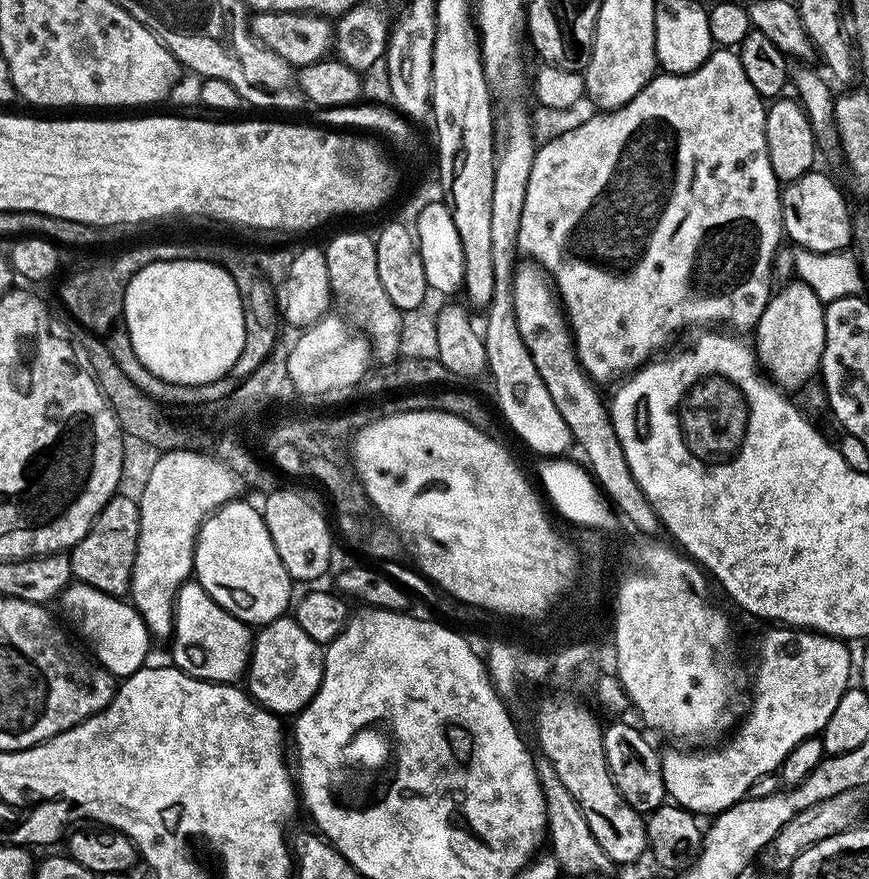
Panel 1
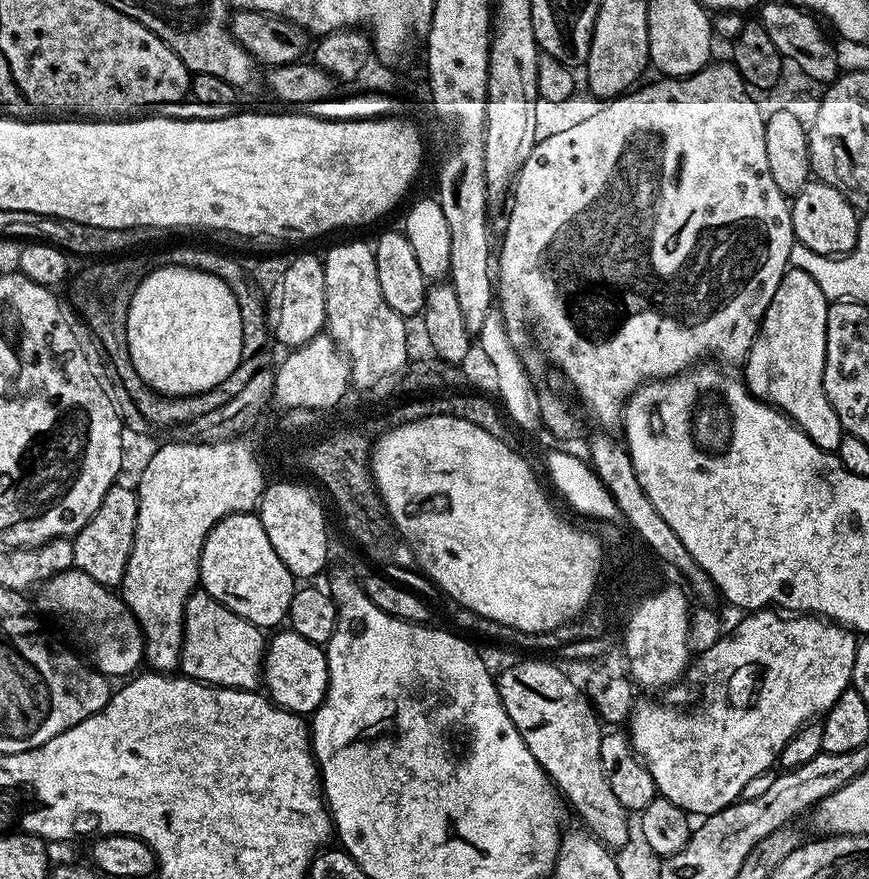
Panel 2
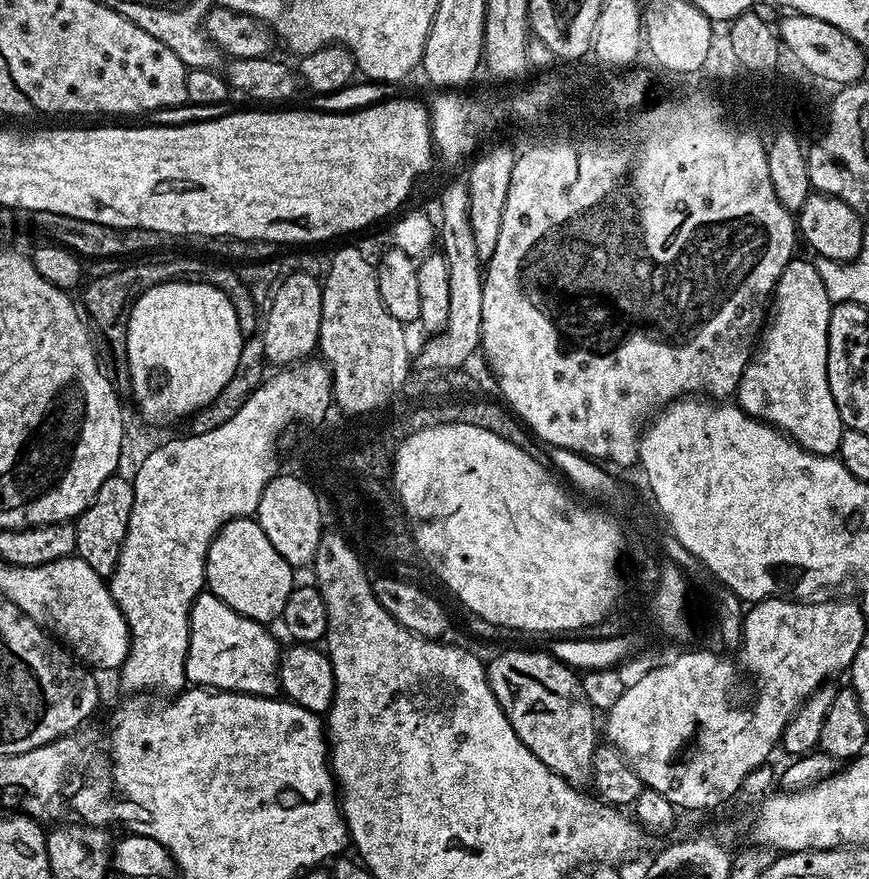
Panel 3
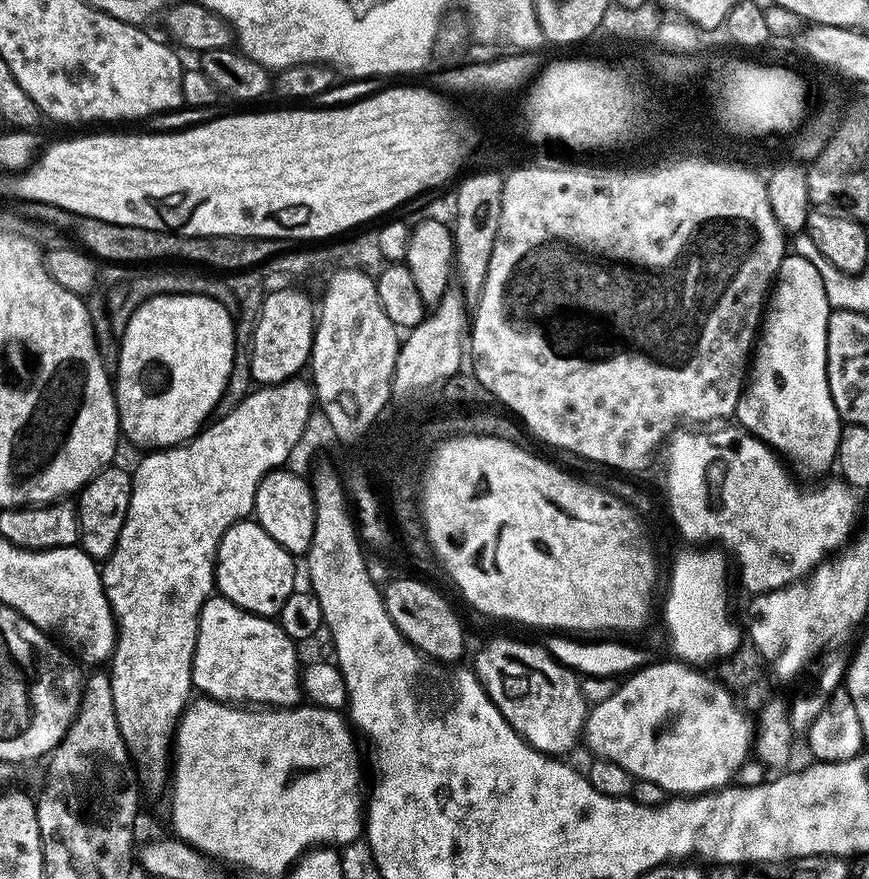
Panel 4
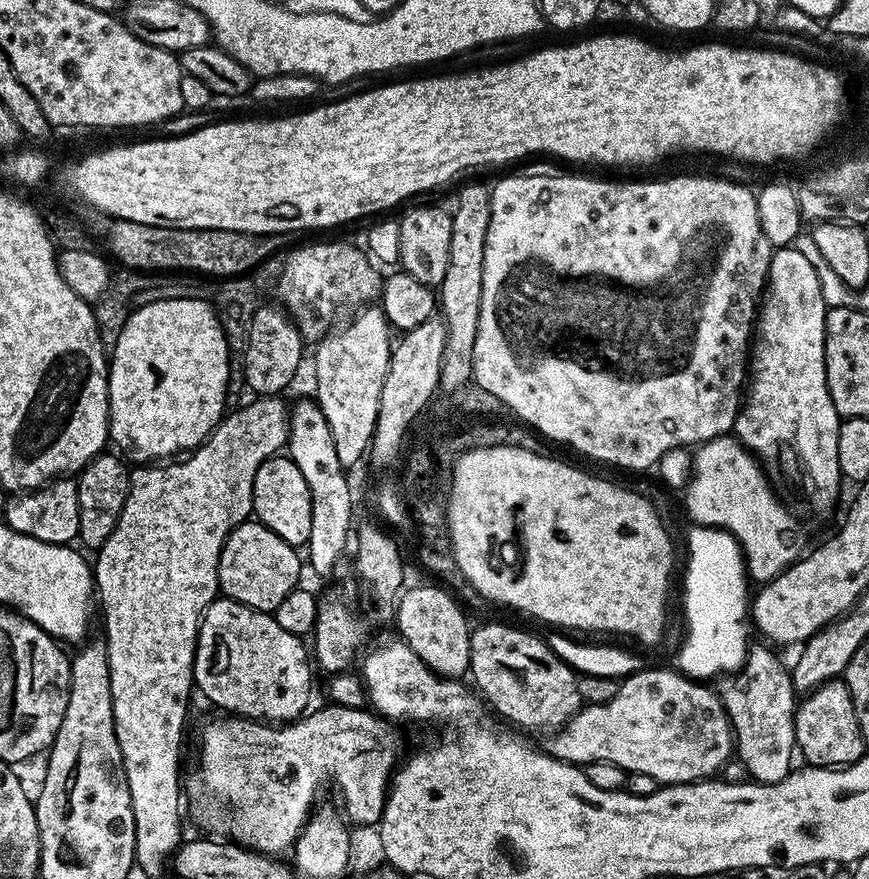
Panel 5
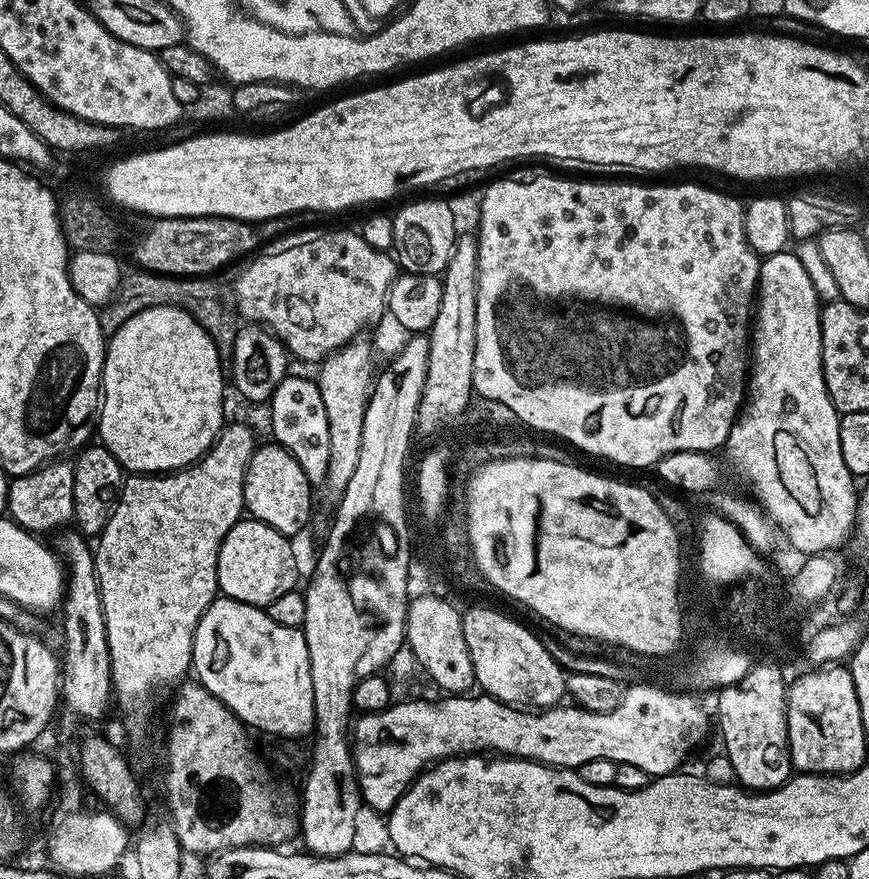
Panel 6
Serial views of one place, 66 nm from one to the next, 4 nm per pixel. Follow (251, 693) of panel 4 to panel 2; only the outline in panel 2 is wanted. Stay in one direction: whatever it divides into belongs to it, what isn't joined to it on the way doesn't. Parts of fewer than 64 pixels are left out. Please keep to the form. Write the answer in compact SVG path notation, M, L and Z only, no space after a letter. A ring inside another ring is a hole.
M203 590L192 593L184 607L184 645L179 667L183 675L201 684L252 690L261 683L266 636Z

